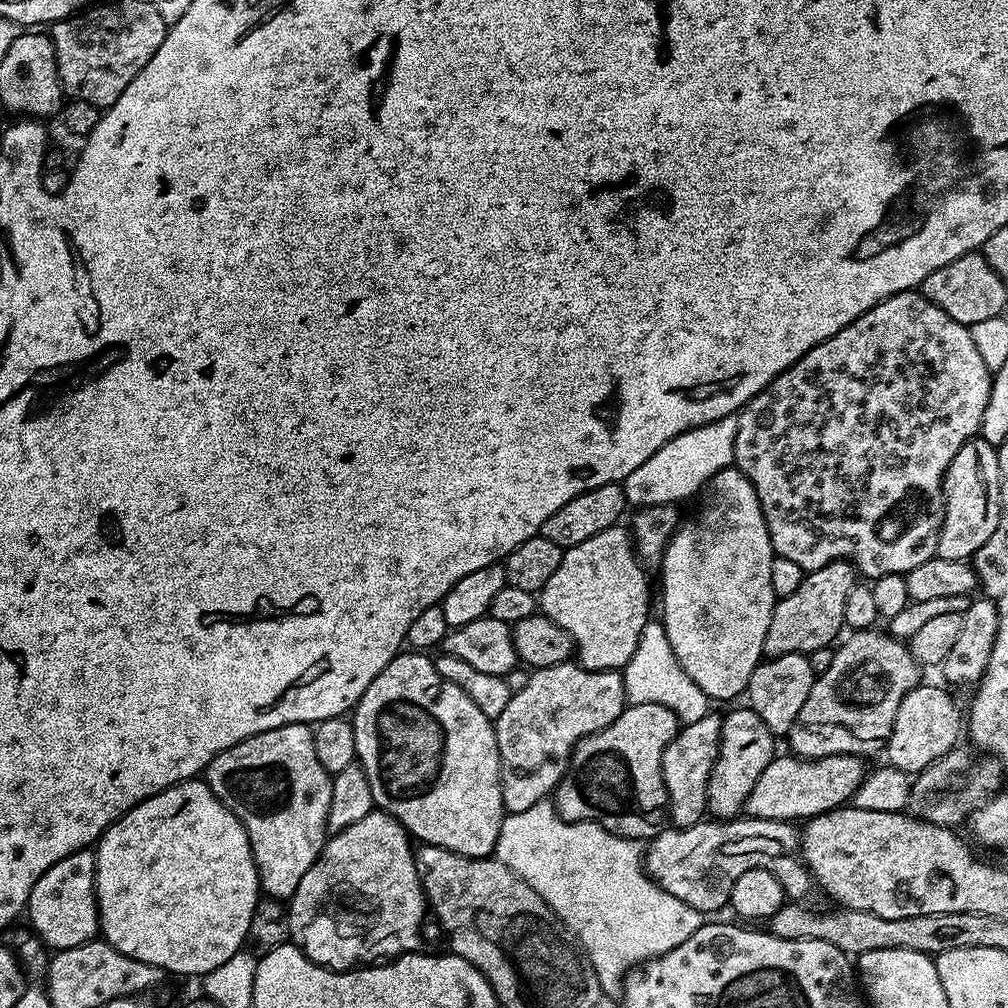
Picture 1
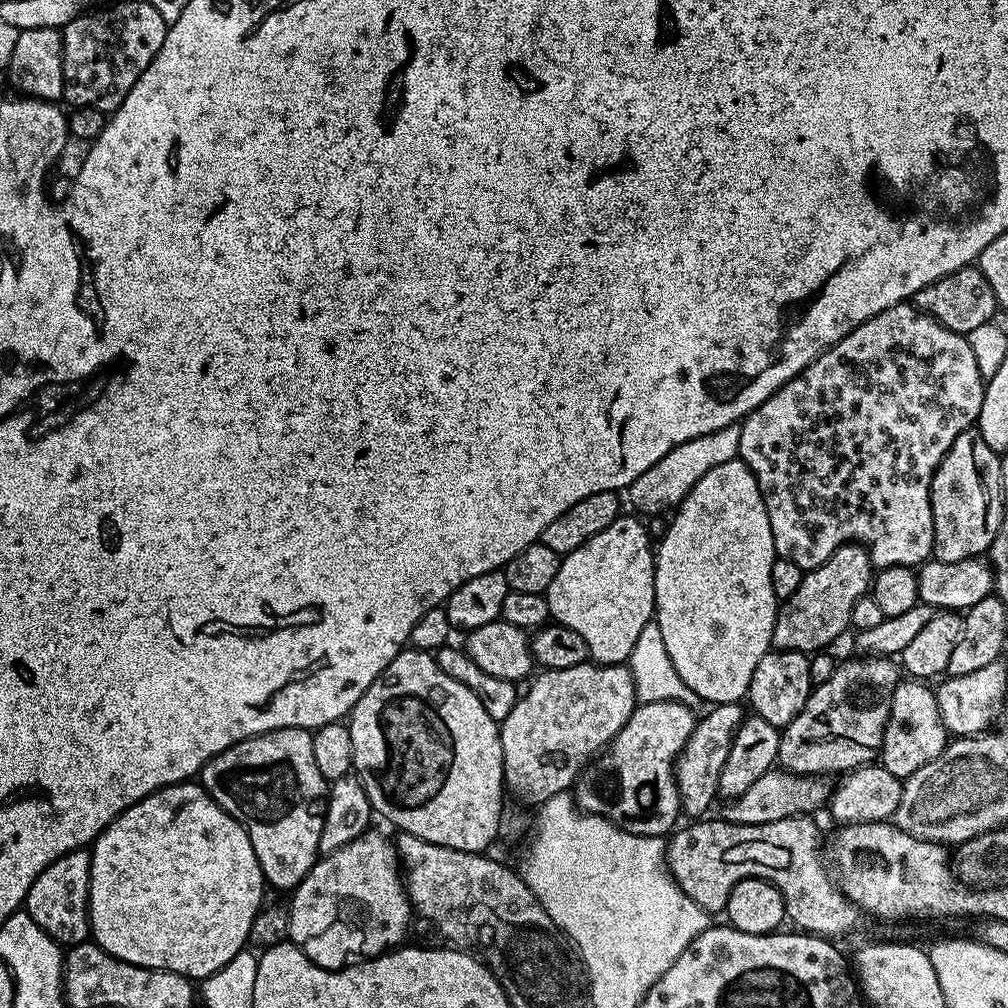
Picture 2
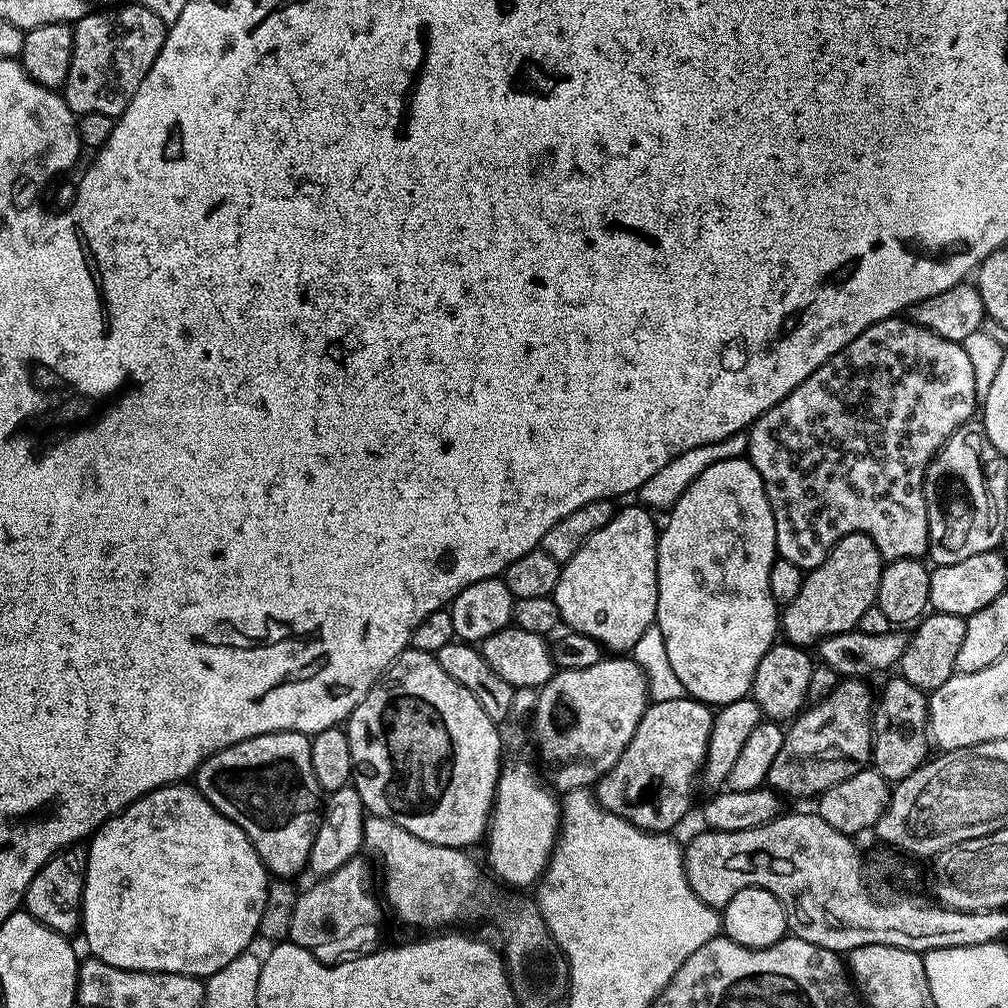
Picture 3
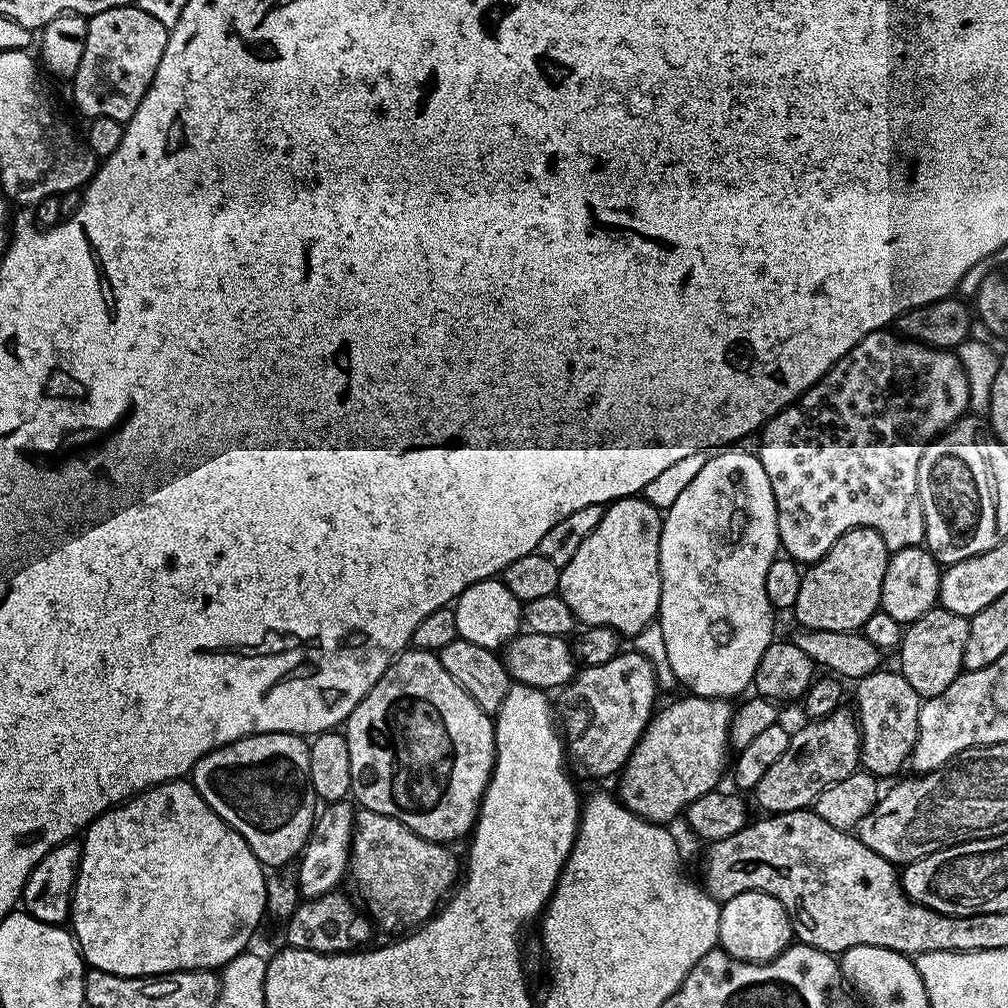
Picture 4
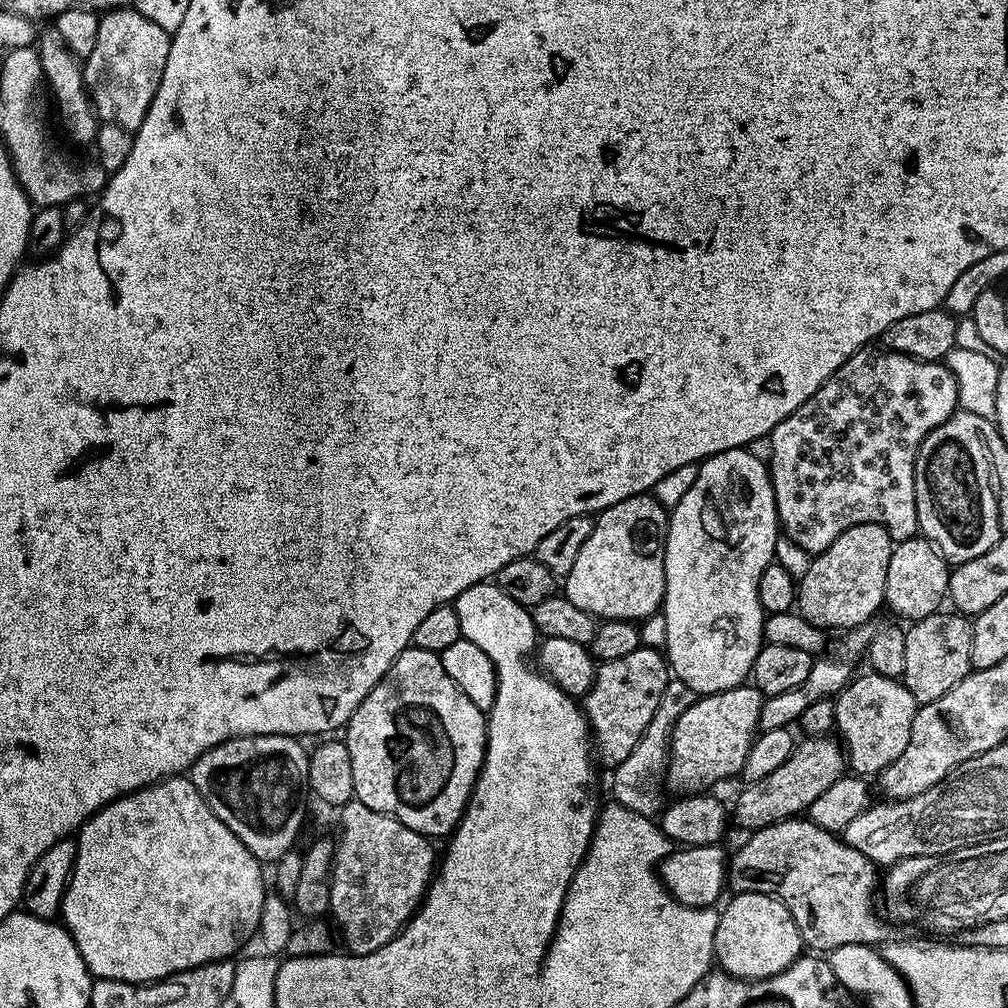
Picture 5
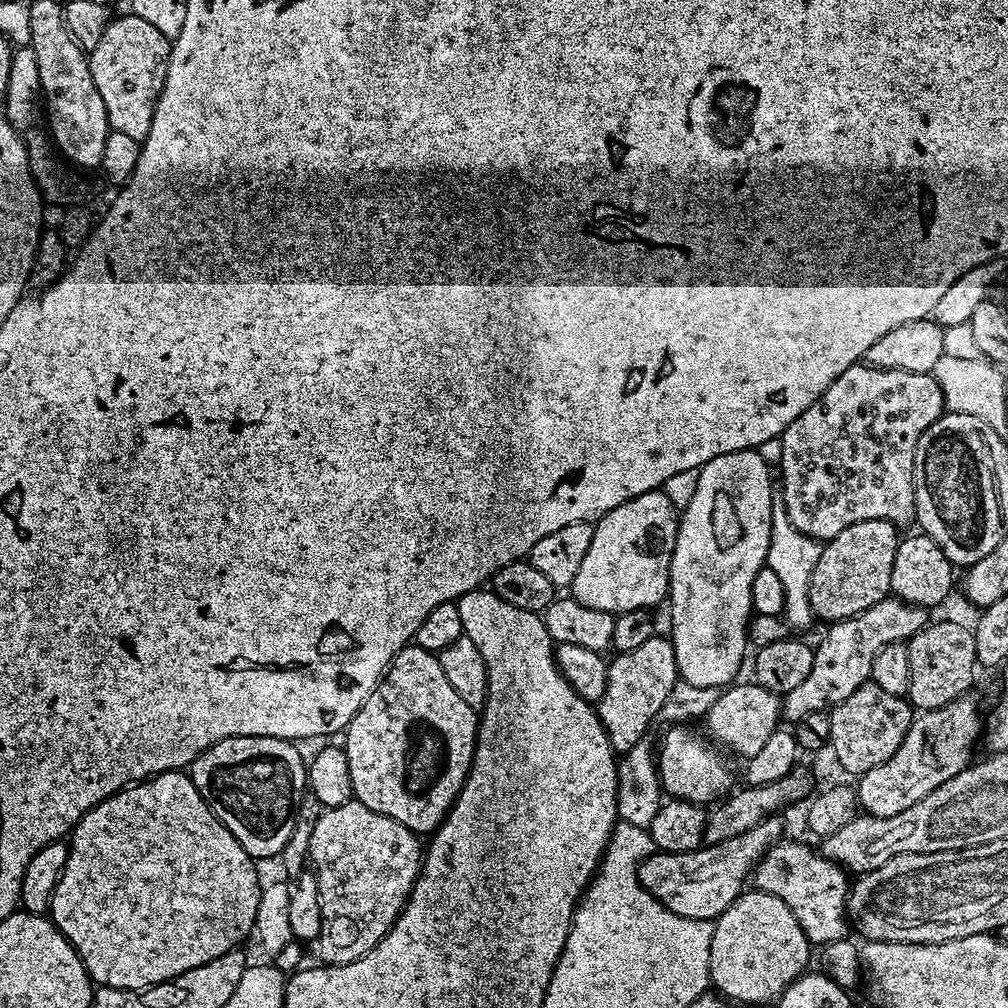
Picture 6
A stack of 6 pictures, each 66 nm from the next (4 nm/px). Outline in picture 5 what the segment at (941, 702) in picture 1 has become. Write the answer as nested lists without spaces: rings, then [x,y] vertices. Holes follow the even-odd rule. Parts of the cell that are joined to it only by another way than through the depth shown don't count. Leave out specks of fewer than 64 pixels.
[[[871,670],[865,673],[865,676],[857,675],[849,680],[835,697],[835,731],[846,749],[847,767],[861,778],[876,778],[886,766],[898,762],[902,750],[906,750],[918,705],[914,694],[910,694],[900,680],[886,678]]]

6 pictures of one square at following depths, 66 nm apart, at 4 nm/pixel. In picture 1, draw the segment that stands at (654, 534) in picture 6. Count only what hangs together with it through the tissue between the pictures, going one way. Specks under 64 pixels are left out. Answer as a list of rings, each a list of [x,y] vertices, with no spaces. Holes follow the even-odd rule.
[[[624,526],[602,530],[602,534],[565,551],[558,570],[538,593],[538,608],[570,634],[580,667],[611,672],[630,662],[642,626],[650,623],[648,576],[644,572],[645,565],[640,563],[629,529]]]

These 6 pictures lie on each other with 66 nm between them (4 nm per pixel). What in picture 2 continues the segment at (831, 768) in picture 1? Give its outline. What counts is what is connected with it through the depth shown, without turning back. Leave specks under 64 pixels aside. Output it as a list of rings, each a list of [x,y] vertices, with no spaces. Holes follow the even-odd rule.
[[[773,770],[762,774],[762,778],[758,778],[758,782],[750,785],[750,790],[746,790],[746,794],[731,797],[727,801],[728,804],[722,812],[723,819],[728,820],[732,824],[745,824],[746,826],[758,826],[766,822],[778,822],[782,818],[790,818],[791,816],[802,816],[805,814],[816,814],[819,808],[823,809],[830,799],[830,784],[823,776],[796,776],[793,772],[783,770]]]

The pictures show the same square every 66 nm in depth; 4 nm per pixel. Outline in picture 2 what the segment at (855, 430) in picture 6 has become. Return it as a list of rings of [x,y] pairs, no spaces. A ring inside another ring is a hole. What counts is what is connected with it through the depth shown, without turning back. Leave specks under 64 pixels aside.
[[[915,303],[895,304],[882,314],[874,314],[862,326],[850,330],[834,346],[822,353],[809,368],[801,370],[790,382],[781,386],[774,395],[766,398],[740,424],[739,459],[752,471],[758,482],[758,490],[764,499],[766,514],[770,518],[770,530],[774,534],[774,546],[777,557],[794,562],[805,570],[822,566],[834,550],[844,544],[863,544],[867,548],[873,565],[877,569],[890,566],[919,566],[932,556],[934,546],[934,514],[932,513],[932,479],[942,462],[942,458],[954,446],[958,434],[969,431],[979,421],[982,410],[982,398],[986,381],[978,370],[978,361],[974,359],[974,350],[970,350],[967,335],[946,330],[933,316],[920,311]]]

